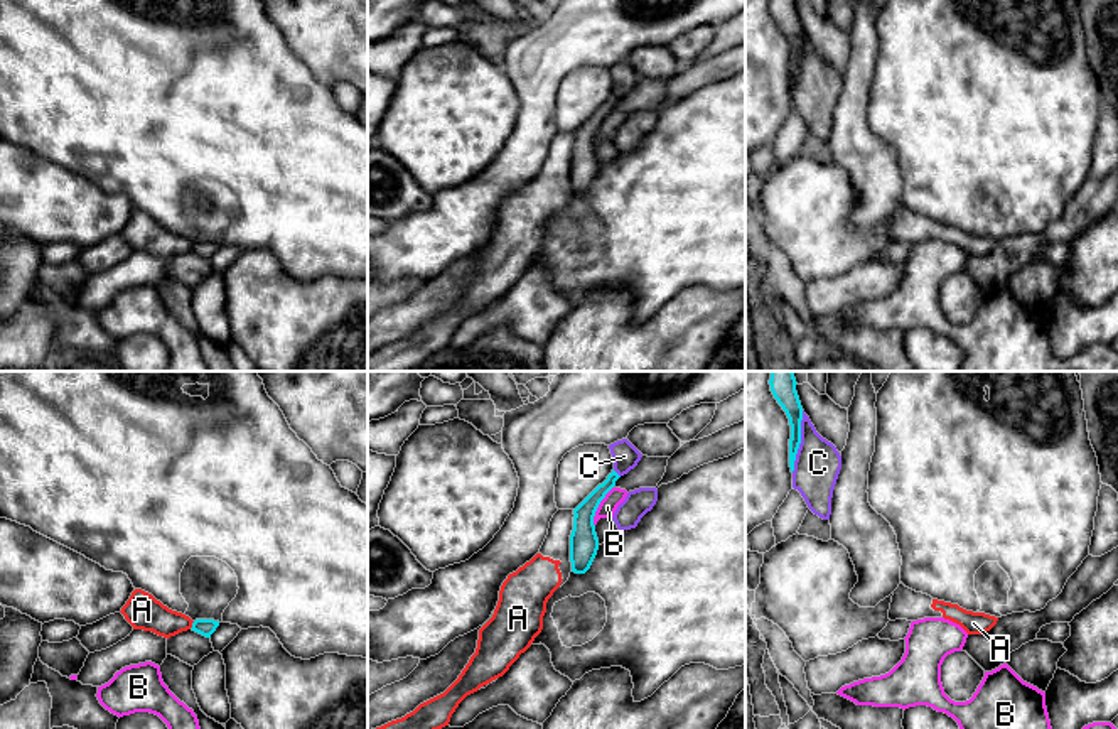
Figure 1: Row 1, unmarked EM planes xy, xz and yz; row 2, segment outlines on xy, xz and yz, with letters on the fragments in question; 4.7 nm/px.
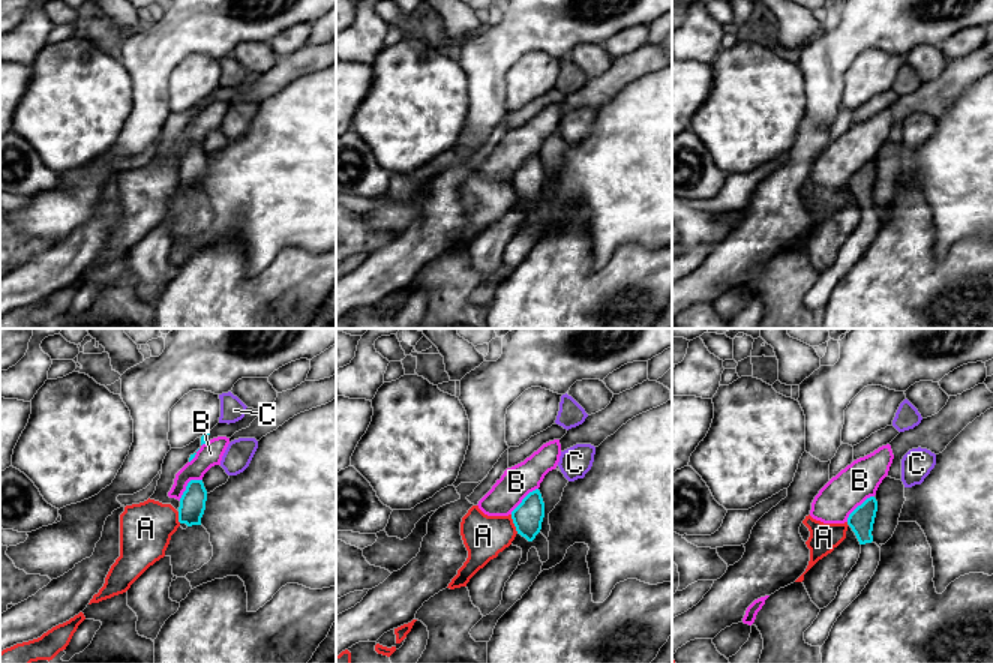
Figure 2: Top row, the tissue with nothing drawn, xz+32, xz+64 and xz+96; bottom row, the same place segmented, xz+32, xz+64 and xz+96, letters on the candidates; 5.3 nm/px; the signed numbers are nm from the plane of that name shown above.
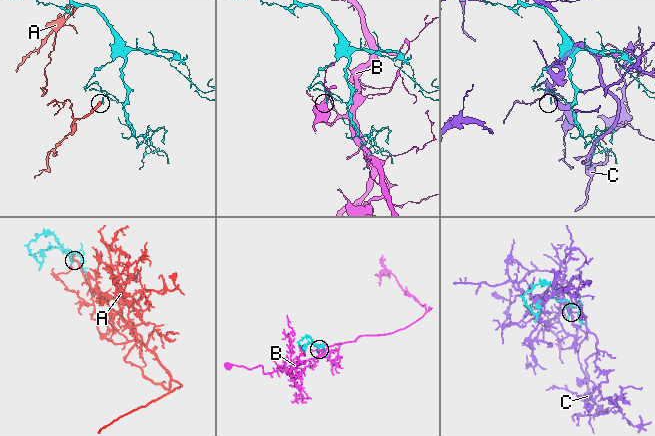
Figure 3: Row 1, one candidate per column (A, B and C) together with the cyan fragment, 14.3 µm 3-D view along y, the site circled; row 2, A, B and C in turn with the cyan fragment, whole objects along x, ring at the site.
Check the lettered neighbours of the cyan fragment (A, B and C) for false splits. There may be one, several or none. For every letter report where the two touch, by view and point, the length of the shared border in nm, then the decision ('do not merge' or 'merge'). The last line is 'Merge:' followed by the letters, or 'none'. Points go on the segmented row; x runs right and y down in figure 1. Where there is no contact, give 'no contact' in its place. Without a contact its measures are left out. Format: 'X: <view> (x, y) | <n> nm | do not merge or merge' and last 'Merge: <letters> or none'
A: xy (193, 625) | 50 nm | do not merge
B: xz (597, 507) | 220 nm | do not merge
C: yz (800, 441) | 300 nm | do not merge
Merge: none

